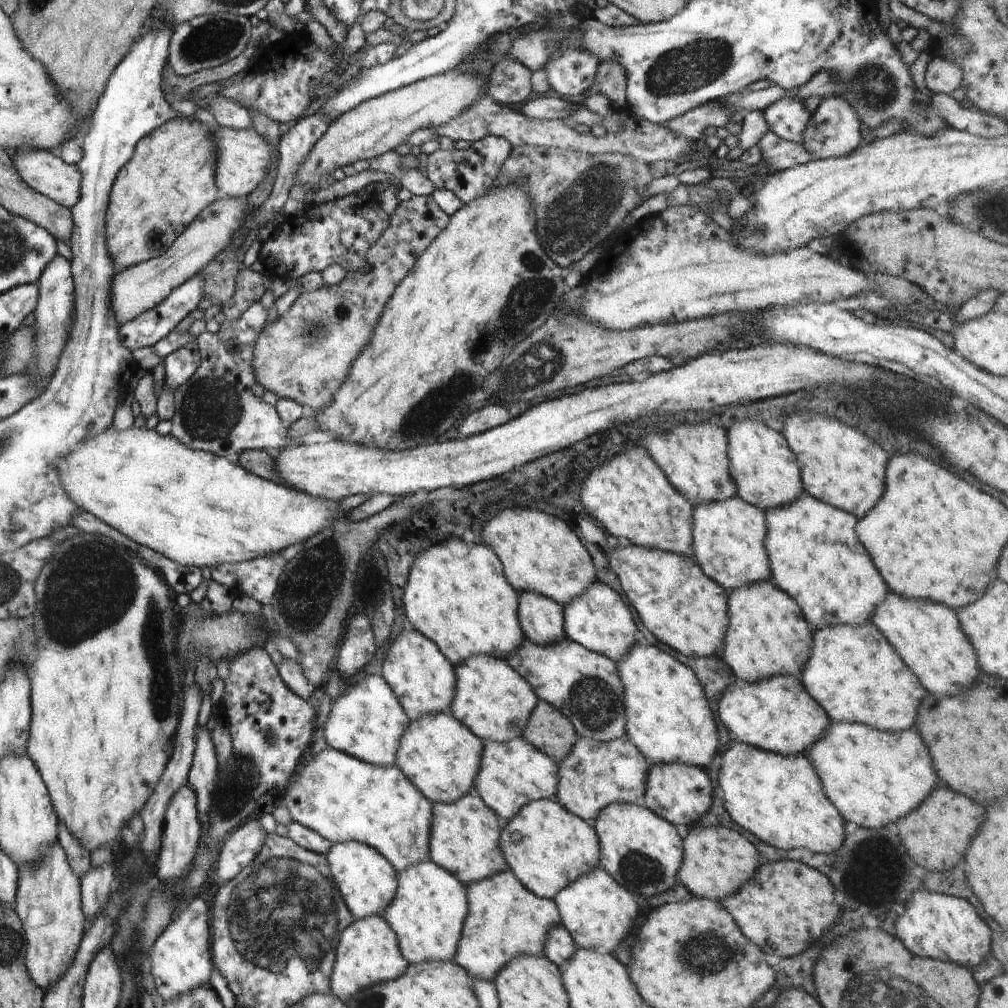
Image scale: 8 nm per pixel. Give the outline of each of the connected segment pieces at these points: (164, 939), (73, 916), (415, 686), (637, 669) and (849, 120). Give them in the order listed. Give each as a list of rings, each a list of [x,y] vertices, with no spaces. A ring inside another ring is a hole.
[[[196,898],[162,931],[150,949],[151,973],[155,990],[167,1003],[209,982],[211,968],[211,930],[208,927],[208,907]]]
[[[56,842],[40,862],[36,867],[18,865],[19,888],[14,910],[24,923],[28,939],[27,970],[42,990],[48,990],[73,965],[85,934],[85,922],[80,910],[80,880],[68,864],[62,847]]]
[[[403,629],[400,636],[388,644],[388,652],[384,654],[382,663],[382,676],[410,721],[426,715],[450,712],[457,681],[454,665],[442,654],[435,642],[418,631]]]
[[[644,643],[634,645],[617,664],[619,678],[623,684],[626,736],[638,747],[645,758],[654,763],[684,763],[700,767],[708,766],[718,754],[718,729],[712,717],[712,710],[704,696],[702,685],[696,674],[683,662],[658,647]]]
[[[840,95],[824,97],[818,107],[811,112],[802,146],[811,154],[811,160],[838,158],[853,151],[860,145],[860,117],[854,108]]]

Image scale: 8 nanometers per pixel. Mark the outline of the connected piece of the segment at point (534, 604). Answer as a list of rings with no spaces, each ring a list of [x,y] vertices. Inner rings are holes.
[[[534,591],[518,594],[518,618],[526,638],[538,645],[549,645],[566,637],[564,606]]]

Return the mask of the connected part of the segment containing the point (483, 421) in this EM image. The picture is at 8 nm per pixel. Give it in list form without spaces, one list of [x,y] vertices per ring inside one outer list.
[[[488,403],[487,405],[479,408],[474,414],[468,414],[457,425],[459,436],[465,438],[474,436],[493,429],[494,427],[503,425],[513,419],[510,415],[508,406],[498,403]]]

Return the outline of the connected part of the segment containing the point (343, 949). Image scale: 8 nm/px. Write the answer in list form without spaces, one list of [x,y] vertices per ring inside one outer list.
[[[374,915],[355,919],[340,935],[331,974],[331,994],[345,1001],[373,984],[397,979],[406,972],[408,965],[409,962],[402,956],[396,933],[384,917]]]

